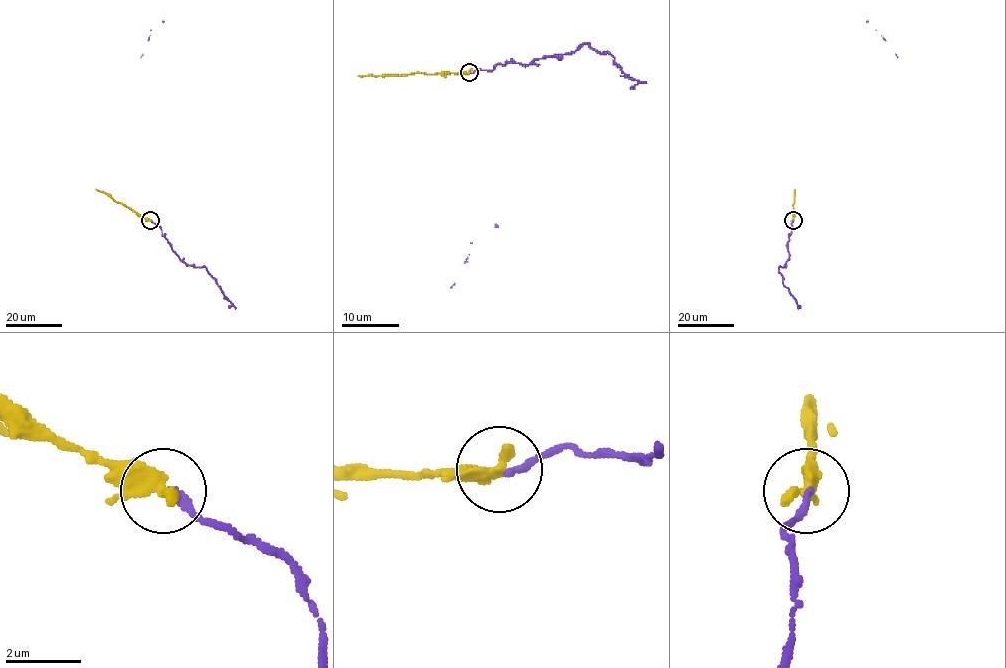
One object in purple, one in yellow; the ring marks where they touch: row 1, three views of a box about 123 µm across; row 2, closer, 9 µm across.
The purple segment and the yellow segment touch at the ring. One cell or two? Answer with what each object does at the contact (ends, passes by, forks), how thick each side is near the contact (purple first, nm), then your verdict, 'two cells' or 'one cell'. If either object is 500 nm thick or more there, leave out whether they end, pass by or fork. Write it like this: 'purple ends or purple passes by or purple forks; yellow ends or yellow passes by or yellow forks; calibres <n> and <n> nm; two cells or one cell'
purple ends; yellow passes by; calibres 190 and 360 nm; two cells

